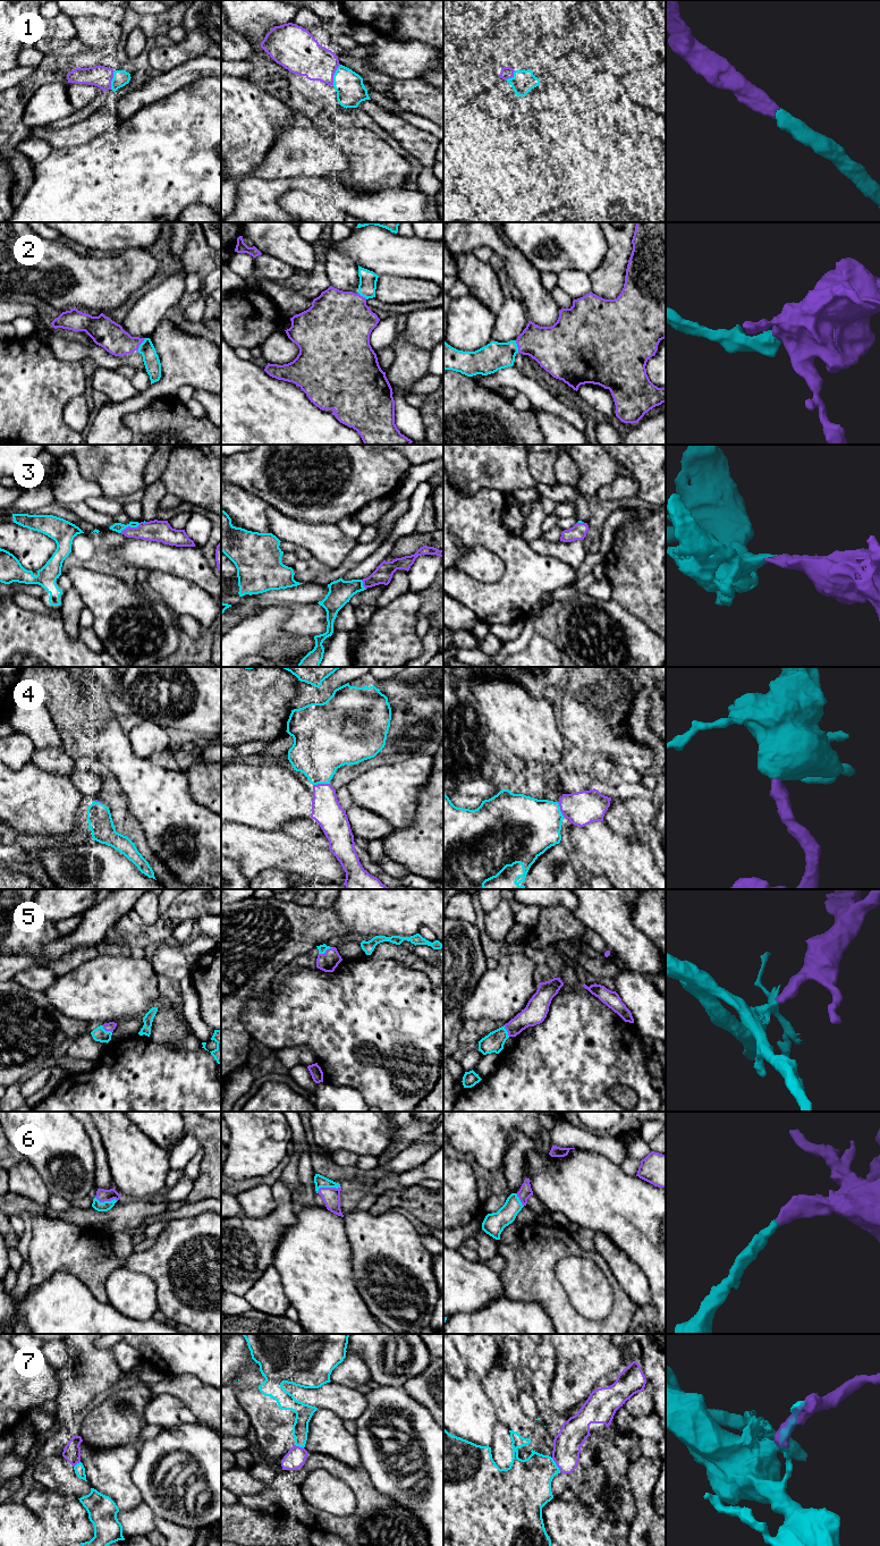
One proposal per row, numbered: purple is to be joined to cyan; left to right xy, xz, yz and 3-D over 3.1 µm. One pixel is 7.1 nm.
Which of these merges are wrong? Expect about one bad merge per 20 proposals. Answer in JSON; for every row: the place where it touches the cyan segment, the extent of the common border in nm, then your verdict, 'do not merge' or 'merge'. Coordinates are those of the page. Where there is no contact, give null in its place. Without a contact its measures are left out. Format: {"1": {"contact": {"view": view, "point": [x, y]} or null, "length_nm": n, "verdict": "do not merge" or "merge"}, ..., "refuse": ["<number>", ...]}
{"1": {"contact": {"view": "xz", "point": [333, 75]}, "length_nm": 160, "verdict": "merge"}, "2": {"contact": {"view": "xy", "point": [141, 344]}, "length_nm": 110, "verdict": "merge"}, "3": {"contact": {"view": "xy", "point": [129, 525]}, "length_nm": 160, "verdict": "merge"}, "4": {"contact": {"view": "xz", "point": [320, 783]}, "length_nm": 110, "verdict": "merge"}, "5": {"contact": {"view": "xz", "point": [326, 949]}, "length_nm": 120, "verdict": "merge"}, "6": {"contact": {"view": "xz", "point": [328, 1187]}, "length_nm": 180, "verdict": "merge"}, "7": {"contact": {"view": "yz", "point": [556, 1464]}, "length_nm": 120, "verdict": "merge"}, "refuse": []}

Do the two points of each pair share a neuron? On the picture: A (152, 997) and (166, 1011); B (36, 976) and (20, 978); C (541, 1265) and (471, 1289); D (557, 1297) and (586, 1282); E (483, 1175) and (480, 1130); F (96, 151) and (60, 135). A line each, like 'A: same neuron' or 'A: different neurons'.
A: different neurons
B: same neuron
C: different neurons
D: different neurons
E: different neurons
F: different neurons

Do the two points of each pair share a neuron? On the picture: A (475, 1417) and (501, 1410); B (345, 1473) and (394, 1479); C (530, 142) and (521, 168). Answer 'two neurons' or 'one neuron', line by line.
A: two neurons
B: two neurons
C: two neurons

